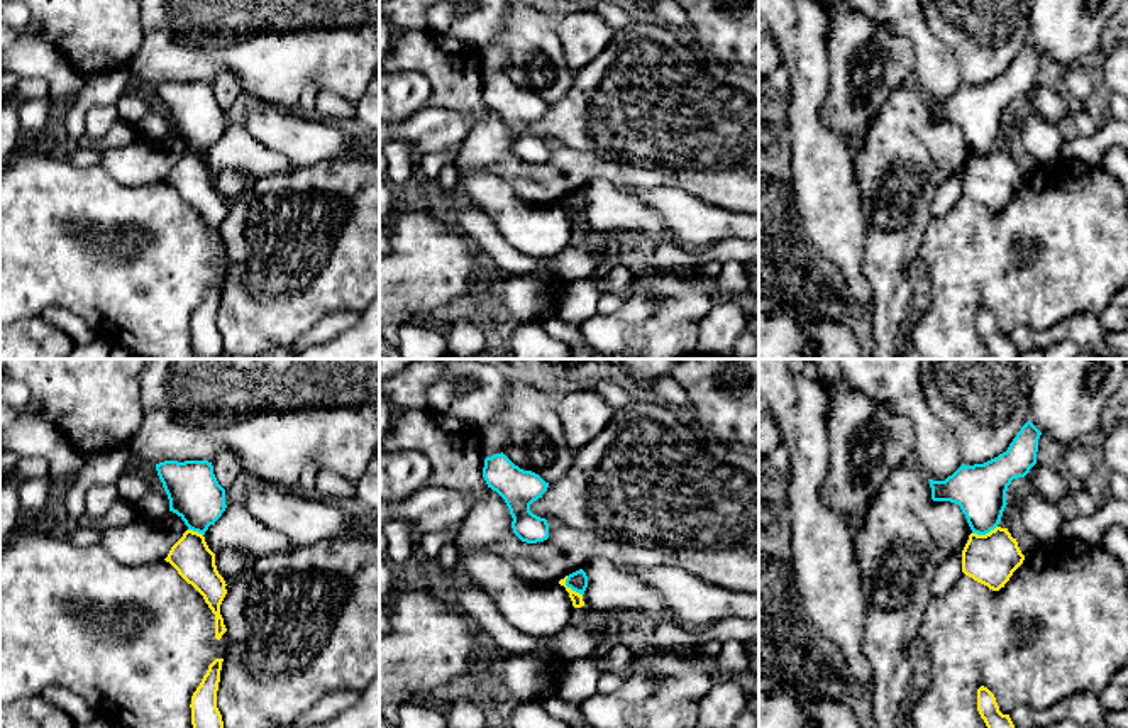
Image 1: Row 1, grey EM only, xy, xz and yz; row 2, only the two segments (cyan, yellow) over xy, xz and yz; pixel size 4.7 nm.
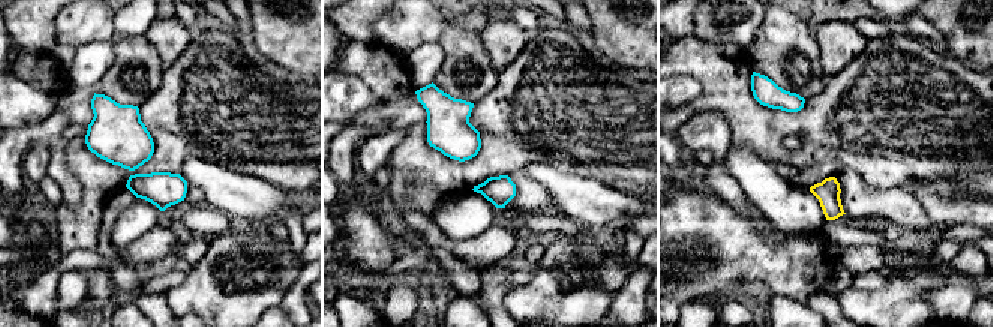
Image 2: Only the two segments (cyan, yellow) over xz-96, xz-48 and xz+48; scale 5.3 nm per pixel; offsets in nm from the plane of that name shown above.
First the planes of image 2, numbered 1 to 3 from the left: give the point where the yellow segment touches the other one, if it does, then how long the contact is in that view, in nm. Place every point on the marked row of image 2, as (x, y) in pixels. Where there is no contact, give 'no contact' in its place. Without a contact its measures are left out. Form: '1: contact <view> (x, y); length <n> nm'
1: no contact
2: no contact
3: no contact

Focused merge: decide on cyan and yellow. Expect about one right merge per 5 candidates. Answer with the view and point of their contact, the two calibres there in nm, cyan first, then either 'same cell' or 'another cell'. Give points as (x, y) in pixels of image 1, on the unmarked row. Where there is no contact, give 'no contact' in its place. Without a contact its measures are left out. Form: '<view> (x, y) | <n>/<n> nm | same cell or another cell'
xz (569, 207) | 100/60 nm | another cell

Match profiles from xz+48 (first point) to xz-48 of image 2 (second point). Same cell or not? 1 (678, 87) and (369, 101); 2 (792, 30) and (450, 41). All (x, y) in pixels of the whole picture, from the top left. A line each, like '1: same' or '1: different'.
1: same
2: same

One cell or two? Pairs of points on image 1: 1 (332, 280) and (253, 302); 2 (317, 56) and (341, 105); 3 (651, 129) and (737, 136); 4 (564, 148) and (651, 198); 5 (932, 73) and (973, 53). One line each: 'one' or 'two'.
1: one
2: two
3: one
4: two
5: two

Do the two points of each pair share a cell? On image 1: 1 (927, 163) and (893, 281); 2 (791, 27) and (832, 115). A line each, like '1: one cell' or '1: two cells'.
1: one cell
2: two cells

